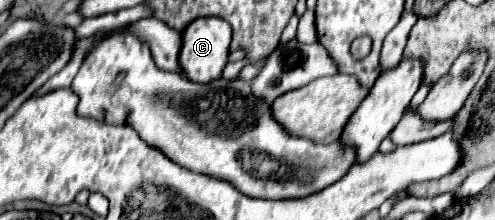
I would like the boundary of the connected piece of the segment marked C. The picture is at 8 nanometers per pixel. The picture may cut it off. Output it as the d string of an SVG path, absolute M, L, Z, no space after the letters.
M200 17L194 19L184 31L182 31L182 49L180 49L180 69L184 71L184 75L190 81L196 83L208 83L212 79L218 79L226 59L228 59L228 43L230 43L230 27L228 23L224 23L224 19L218 17Z

